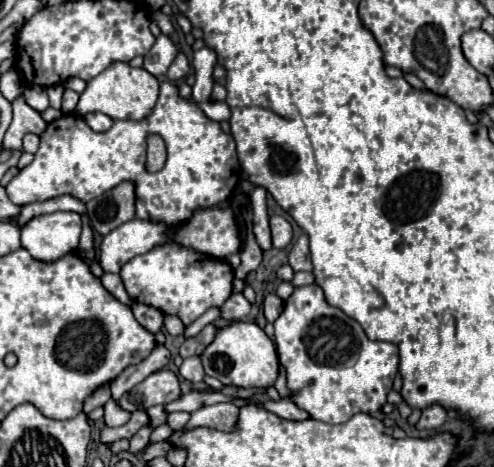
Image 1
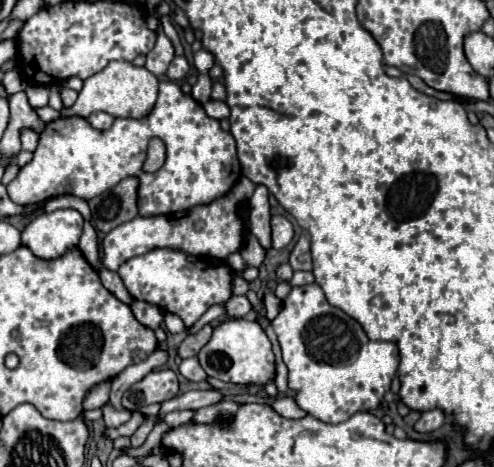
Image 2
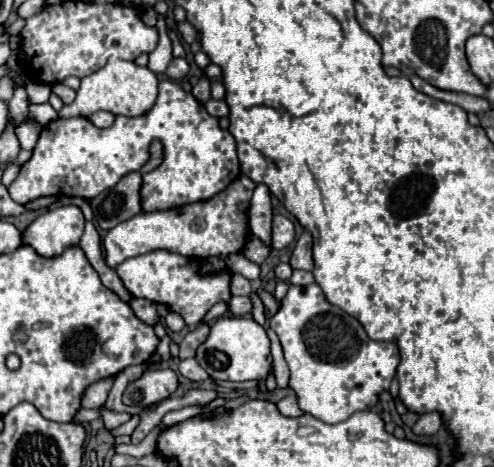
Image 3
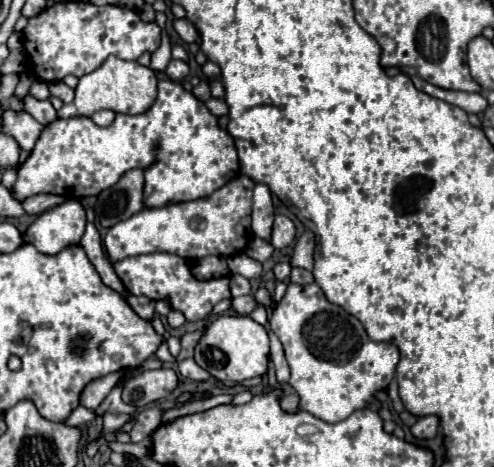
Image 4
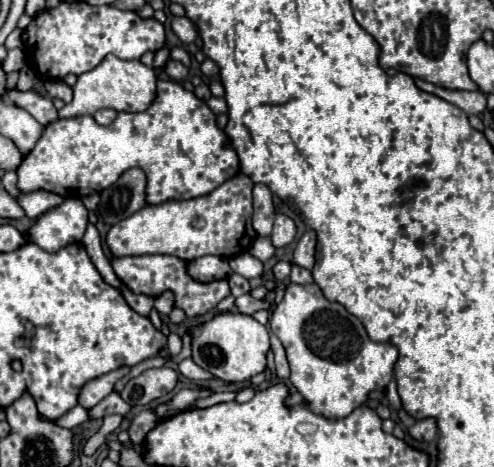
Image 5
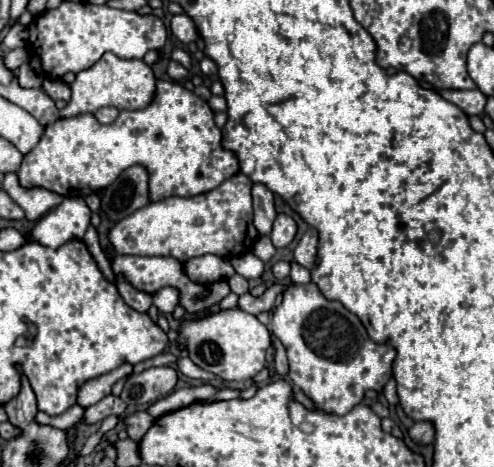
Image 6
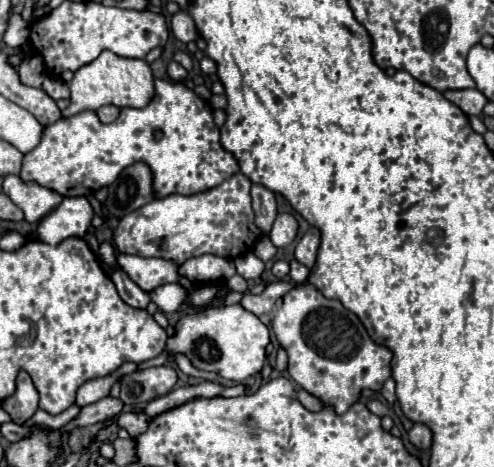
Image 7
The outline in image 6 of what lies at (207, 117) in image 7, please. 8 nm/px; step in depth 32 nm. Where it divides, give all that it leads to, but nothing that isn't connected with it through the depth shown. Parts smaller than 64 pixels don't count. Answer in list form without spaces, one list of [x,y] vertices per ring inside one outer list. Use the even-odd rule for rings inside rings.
[[[158,80],[156,96],[148,108],[134,112],[122,110],[108,126],[98,124],[92,114],[60,118],[48,124],[36,148],[24,156],[18,180],[22,188],[46,188],[60,196],[88,196],[108,188],[126,168],[136,164],[144,166],[150,176],[150,200],[164,200],[164,196],[198,196],[220,186],[240,170],[236,154],[222,146],[222,132],[214,122],[214,112],[208,102],[176,82]]]

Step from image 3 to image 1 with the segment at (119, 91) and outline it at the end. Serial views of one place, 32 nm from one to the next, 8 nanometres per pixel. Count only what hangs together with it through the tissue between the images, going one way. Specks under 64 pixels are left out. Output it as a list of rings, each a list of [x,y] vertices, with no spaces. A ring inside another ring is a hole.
[[[114,62],[96,78],[88,80],[88,88],[80,94],[78,114],[102,112],[112,120],[144,120],[158,100],[158,80],[144,68],[132,68],[126,62]]]

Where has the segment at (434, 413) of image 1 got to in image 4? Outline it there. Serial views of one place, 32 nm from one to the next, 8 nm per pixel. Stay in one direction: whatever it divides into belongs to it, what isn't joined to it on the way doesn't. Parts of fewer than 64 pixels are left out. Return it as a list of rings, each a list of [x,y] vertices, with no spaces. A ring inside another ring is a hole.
[[[430,414],[430,416],[418,418],[418,422],[412,426],[412,434],[416,438],[434,438],[438,428],[440,428],[440,418]]]

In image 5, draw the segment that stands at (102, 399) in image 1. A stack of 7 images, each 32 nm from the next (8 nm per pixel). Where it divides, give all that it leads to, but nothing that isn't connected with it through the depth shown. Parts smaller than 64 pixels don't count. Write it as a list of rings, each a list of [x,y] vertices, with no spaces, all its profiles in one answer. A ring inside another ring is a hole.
[[[124,366],[124,368],[118,368],[118,370],[110,372],[110,374],[104,374],[104,376],[100,376],[100,378],[90,380],[90,382],[84,384],[84,388],[80,390],[78,402],[80,402],[84,408],[88,408],[88,410],[94,408],[104,396],[108,396],[108,394],[112,392],[114,384],[116,384],[122,376],[126,376],[126,374],[128,374],[128,368]]]

